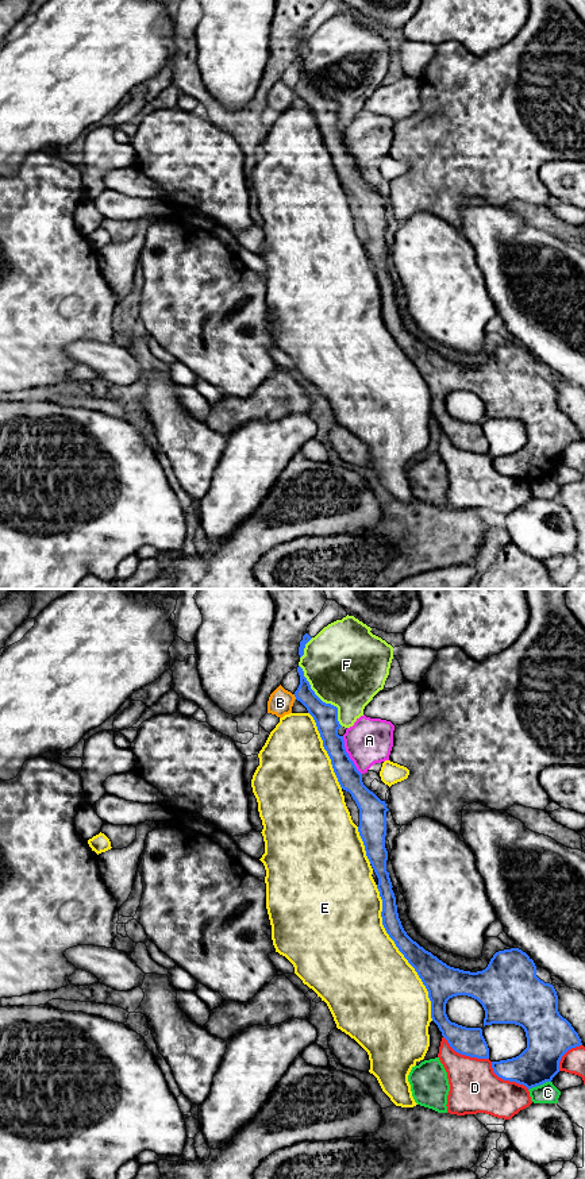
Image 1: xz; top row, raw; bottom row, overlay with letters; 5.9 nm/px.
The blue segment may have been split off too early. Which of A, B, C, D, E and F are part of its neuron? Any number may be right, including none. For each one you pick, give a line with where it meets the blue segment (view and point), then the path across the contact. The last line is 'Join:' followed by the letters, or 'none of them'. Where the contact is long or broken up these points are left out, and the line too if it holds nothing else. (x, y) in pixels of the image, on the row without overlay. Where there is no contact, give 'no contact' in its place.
A: meets blue in xz at (347, 150)
Join: A

